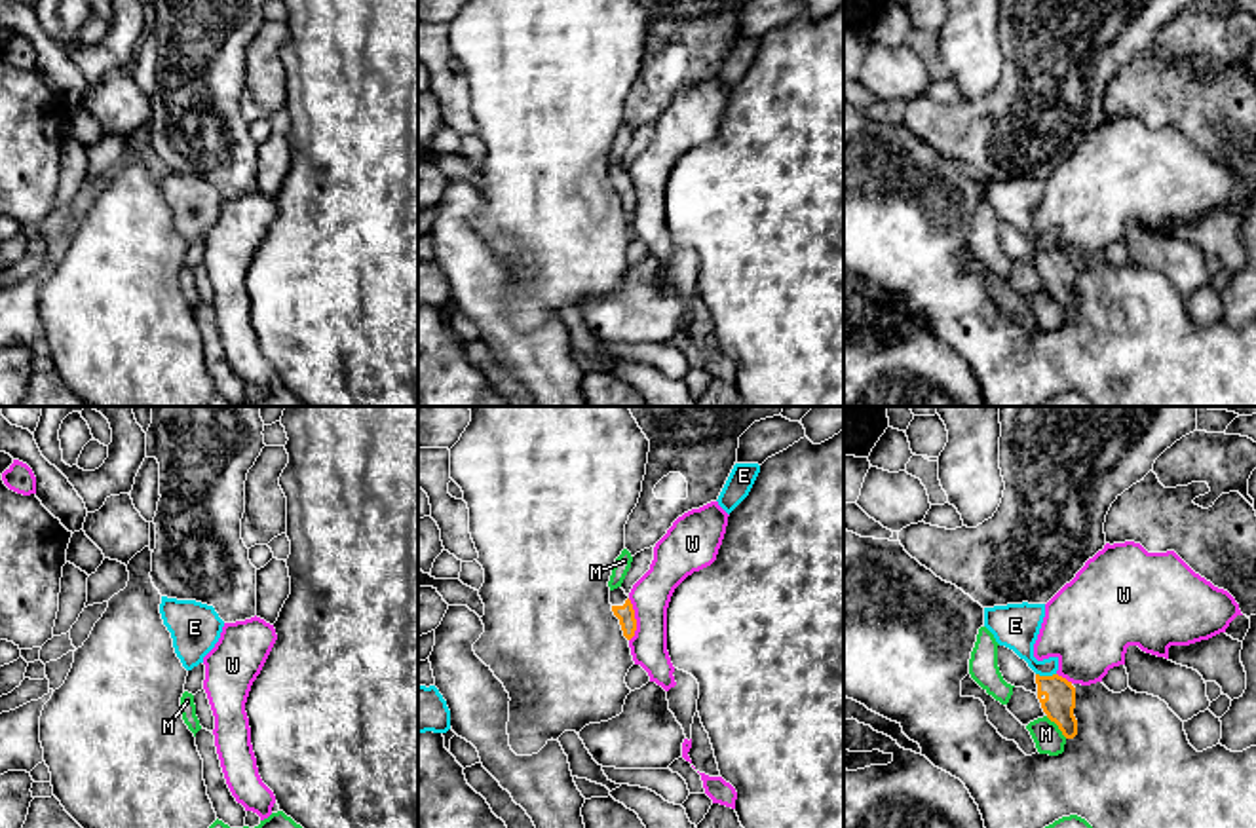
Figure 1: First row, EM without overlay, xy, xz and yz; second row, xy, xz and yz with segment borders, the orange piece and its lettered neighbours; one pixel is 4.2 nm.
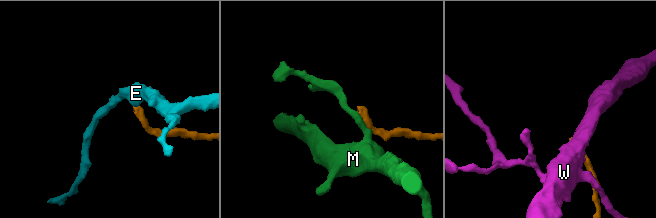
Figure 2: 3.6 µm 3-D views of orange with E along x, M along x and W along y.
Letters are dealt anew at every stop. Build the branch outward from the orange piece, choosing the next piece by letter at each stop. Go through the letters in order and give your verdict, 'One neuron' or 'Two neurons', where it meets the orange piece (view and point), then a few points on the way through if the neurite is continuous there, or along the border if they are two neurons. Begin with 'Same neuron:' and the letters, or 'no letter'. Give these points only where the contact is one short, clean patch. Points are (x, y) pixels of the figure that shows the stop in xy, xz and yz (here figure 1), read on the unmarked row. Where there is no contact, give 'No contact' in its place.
Same neuron: no letter
E: Two neurons. Touches orange at yz (1046, 251)
M: Two neurons. Touches orange at yz (1057, 299). Boundary: yz (1046, 291), (1066, 312)
W: Two neurons. Touches orange at xz (635, 194). Boundary: xz (628, 173), (635, 194), (635, 209), (629, 215)

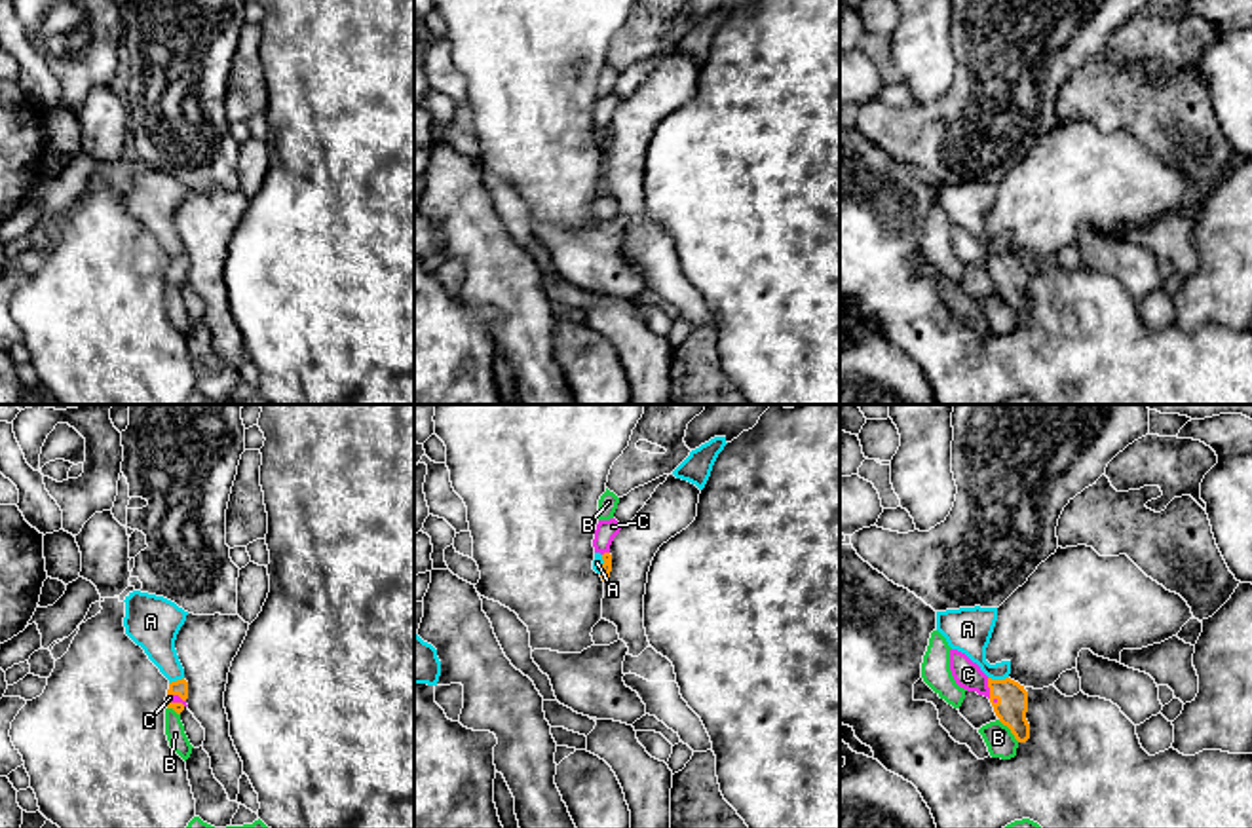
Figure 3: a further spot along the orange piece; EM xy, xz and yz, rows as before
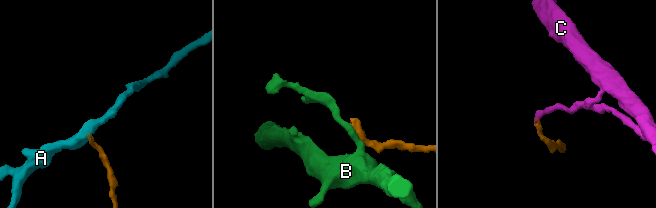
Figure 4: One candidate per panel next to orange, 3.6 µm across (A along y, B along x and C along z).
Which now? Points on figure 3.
Same neuron: C
A: Two neurons. Touches orange at yz (998, 255)
B: Two neurons. Touches orange at yz (1009, 302). Boundary: yz (998, 295), (1019, 316)
C: One neuron. Touches orange at yz (990, 266). Path across: yz (1011, 282), (990, 266), (967, 249)

